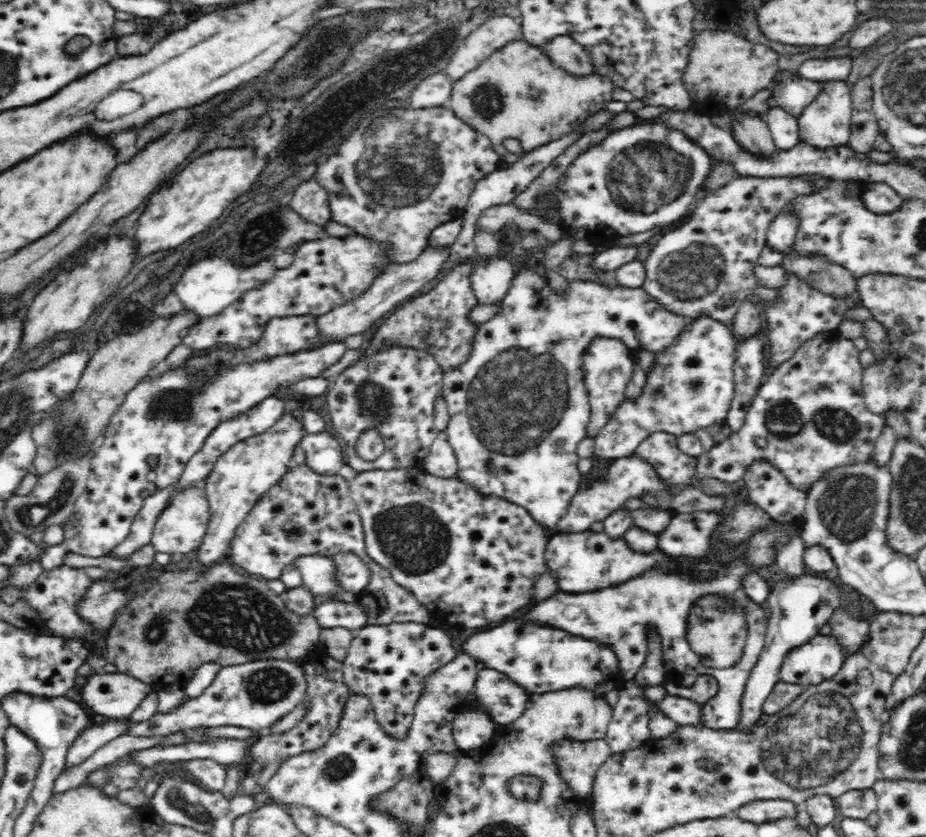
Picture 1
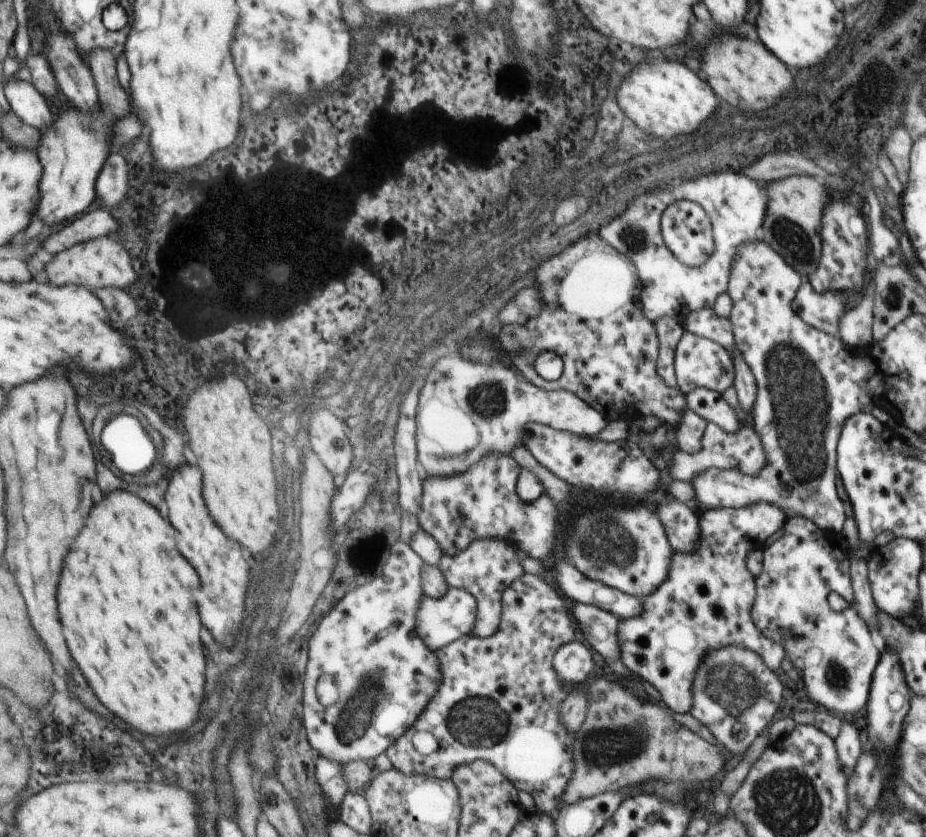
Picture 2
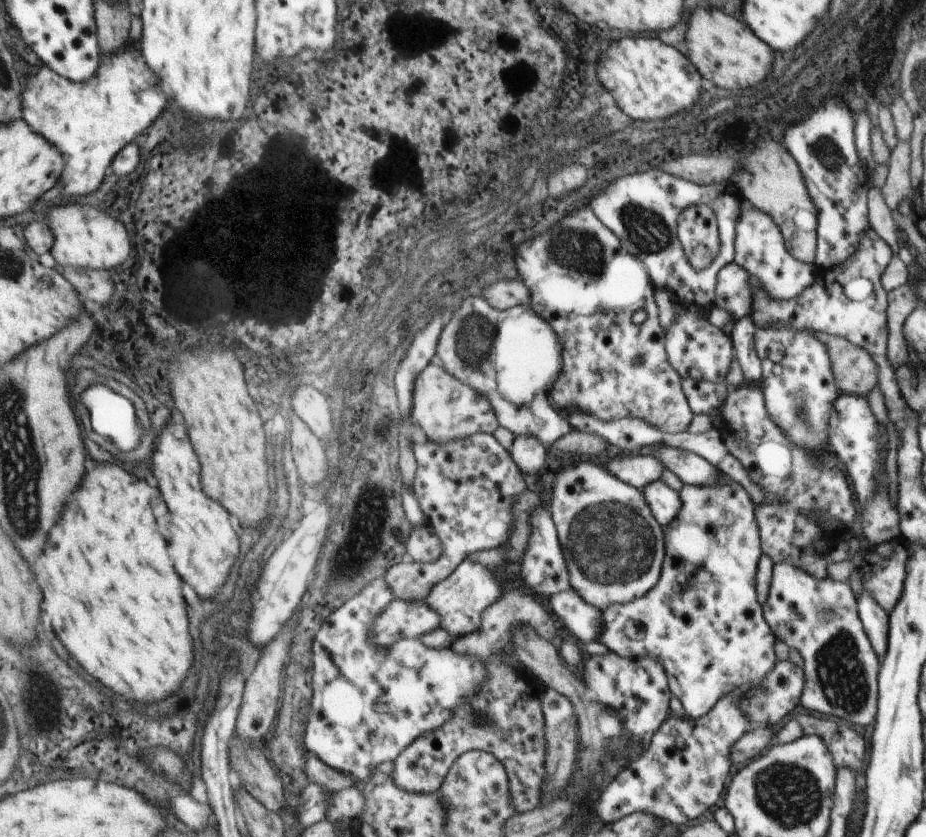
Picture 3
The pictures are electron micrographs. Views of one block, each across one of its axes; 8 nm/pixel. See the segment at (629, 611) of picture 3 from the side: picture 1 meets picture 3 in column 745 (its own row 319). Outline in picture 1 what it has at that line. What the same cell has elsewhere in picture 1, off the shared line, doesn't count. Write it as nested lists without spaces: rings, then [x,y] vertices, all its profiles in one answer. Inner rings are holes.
[[[524,268],[518,274],[515,274],[512,284],[510,284],[510,290],[508,290],[508,294],[504,296],[504,300],[500,304],[501,309],[492,318],[486,322],[479,323],[477,326],[471,342],[469,357],[458,366],[454,366],[454,370],[443,372],[441,394],[444,401],[446,401],[450,415],[445,431],[458,459],[457,476],[462,478],[462,481],[466,481],[468,485],[481,490],[484,494],[494,493],[496,497],[506,498],[508,501],[514,501],[514,503],[526,507],[526,511],[538,523],[554,529],[557,522],[566,514],[573,496],[579,490],[578,484],[581,474],[578,471],[579,456],[576,450],[578,443],[586,437],[586,430],[589,428],[590,422],[590,401],[588,400],[588,390],[585,387],[585,376],[582,368],[586,348],[588,348],[590,342],[594,341],[594,338],[604,337],[621,340],[635,352],[642,349],[655,353],[662,352],[662,350],[672,346],[680,338],[680,334],[689,324],[690,318],[670,312],[659,302],[656,302],[643,287],[608,286],[604,282],[574,279],[568,283],[569,287],[565,293],[554,291],[549,284],[540,290],[535,290],[532,283],[533,270],[532,268]]]

